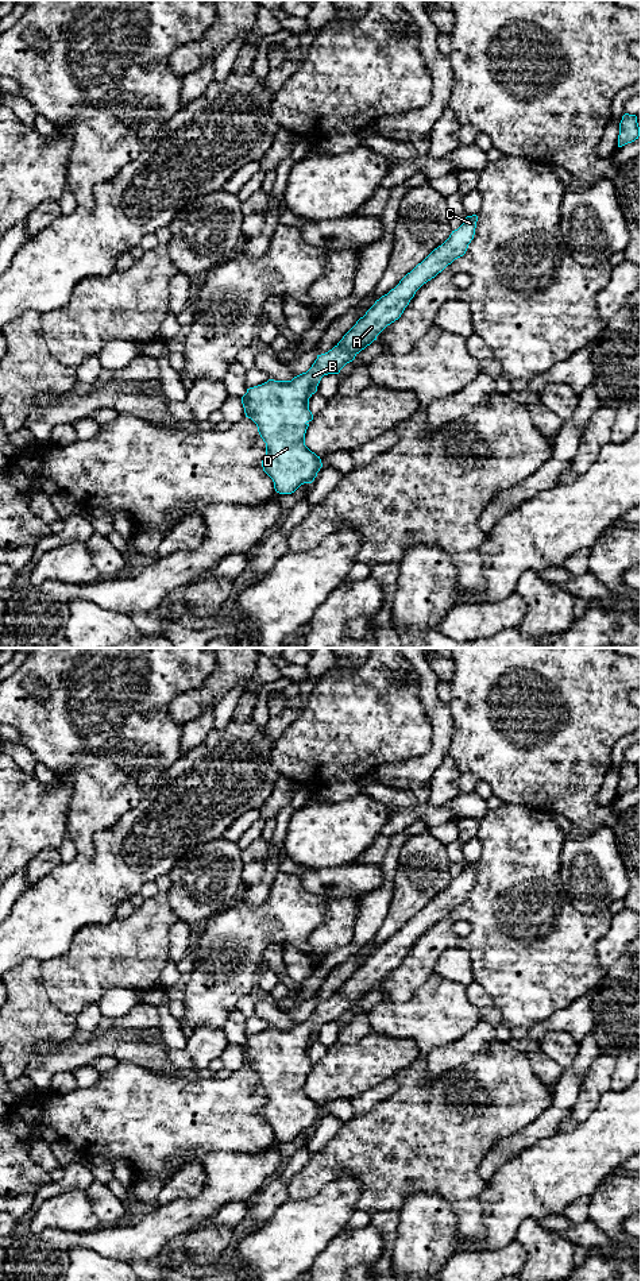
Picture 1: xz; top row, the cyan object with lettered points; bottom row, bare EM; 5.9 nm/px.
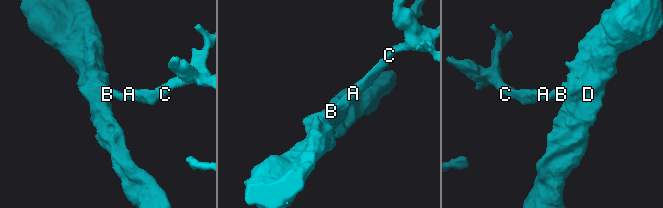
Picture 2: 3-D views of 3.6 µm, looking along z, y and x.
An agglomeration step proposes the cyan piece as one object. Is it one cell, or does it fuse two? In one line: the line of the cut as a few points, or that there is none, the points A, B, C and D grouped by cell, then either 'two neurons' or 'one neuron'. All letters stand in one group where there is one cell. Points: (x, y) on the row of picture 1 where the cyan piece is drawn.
no cut; A B C D; one neuron

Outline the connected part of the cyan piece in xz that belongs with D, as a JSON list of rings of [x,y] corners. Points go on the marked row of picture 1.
[[[476,215],[467,216],[463,224],[452,231],[441,246],[435,248],[421,263],[408,273],[394,289],[377,300],[332,350],[317,355],[317,359],[306,373],[294,377],[291,381],[269,379],[262,385],[247,389],[247,393],[242,397],[242,404],[246,417],[256,424],[258,432],[266,443],[266,456],[262,460],[262,467],[273,479],[277,493],[291,494],[301,485],[312,483],[323,467],[320,456],[305,445],[308,423],[313,420],[313,414],[309,410],[309,398],[317,391],[321,378],[328,374],[339,374],[362,350],[377,340],[377,336],[387,325],[401,317],[416,292],[424,283],[466,254],[475,235],[476,221]]]

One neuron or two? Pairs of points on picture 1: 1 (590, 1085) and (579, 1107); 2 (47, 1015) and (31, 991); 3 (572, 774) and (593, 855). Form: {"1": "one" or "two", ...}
{"1": "one", "2": "one", "3": "two"}

